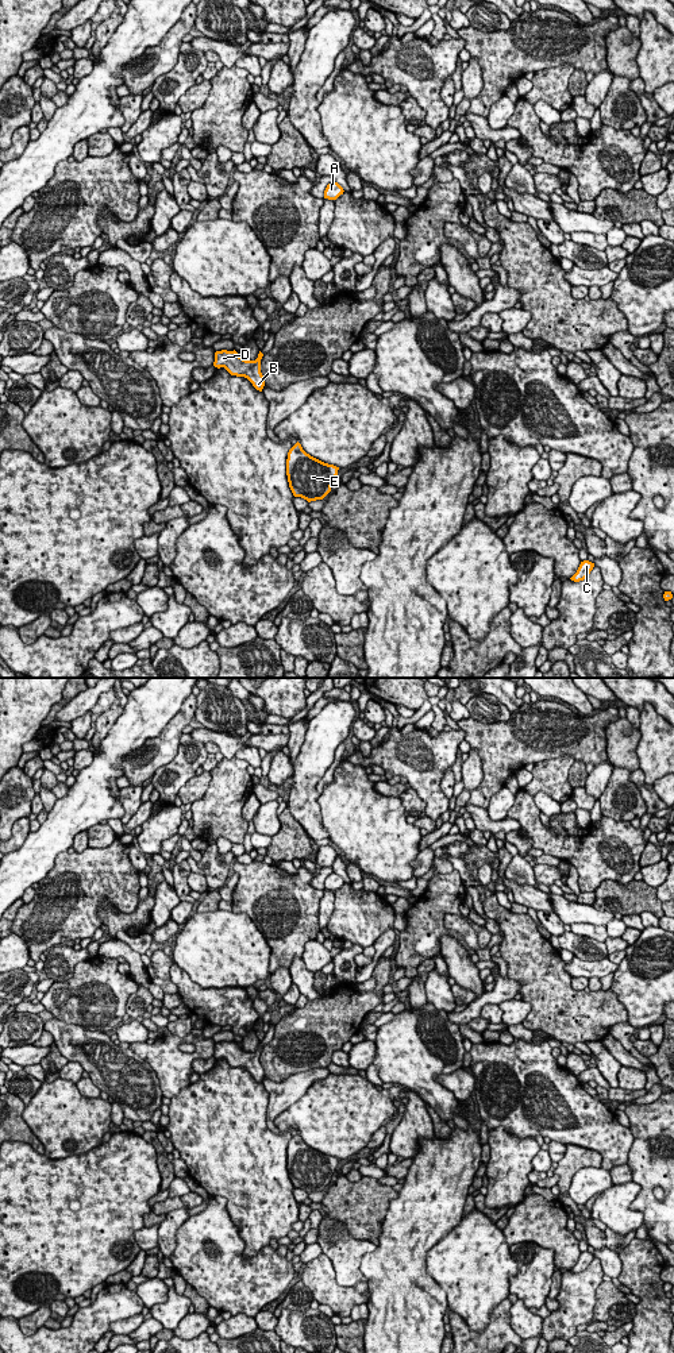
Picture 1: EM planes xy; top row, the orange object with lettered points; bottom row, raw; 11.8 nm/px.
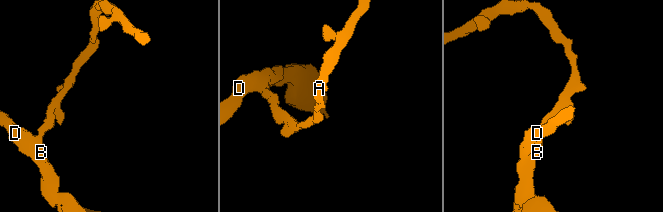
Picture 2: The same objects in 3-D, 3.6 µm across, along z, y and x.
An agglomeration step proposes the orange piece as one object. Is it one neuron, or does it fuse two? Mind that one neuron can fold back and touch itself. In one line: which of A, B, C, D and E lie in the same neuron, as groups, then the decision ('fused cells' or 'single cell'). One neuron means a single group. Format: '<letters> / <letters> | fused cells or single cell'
A B C D E | single cell

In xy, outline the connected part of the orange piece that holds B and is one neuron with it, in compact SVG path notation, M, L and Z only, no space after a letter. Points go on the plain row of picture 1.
M222 1041L215 1044L213 1057L217 1060L224 1059L231 1067L247 1069L257 1082L262 1083L265 1078L261 1064L262 1048L263 1045L259 1042L255 1052L246 1052L235 1041Z

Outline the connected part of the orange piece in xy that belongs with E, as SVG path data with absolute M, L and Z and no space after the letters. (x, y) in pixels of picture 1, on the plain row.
M297 1133L288 1144L286 1167L294 1188L308 1194L323 1191L336 1172L339 1159L307 1145Z

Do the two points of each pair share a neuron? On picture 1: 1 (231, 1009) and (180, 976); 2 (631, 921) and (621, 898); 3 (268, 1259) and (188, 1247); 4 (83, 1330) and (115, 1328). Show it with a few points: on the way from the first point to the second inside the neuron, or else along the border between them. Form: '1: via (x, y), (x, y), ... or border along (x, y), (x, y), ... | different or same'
1: via (218, 1006), (204, 1002), (192, 990) | same
2: border along (638, 913), (623, 916) | different
3: via (247, 1265), (216, 1265), (208, 1257) | same
4: border along (138, 1313), (114, 1321), (108, 1329) | different

